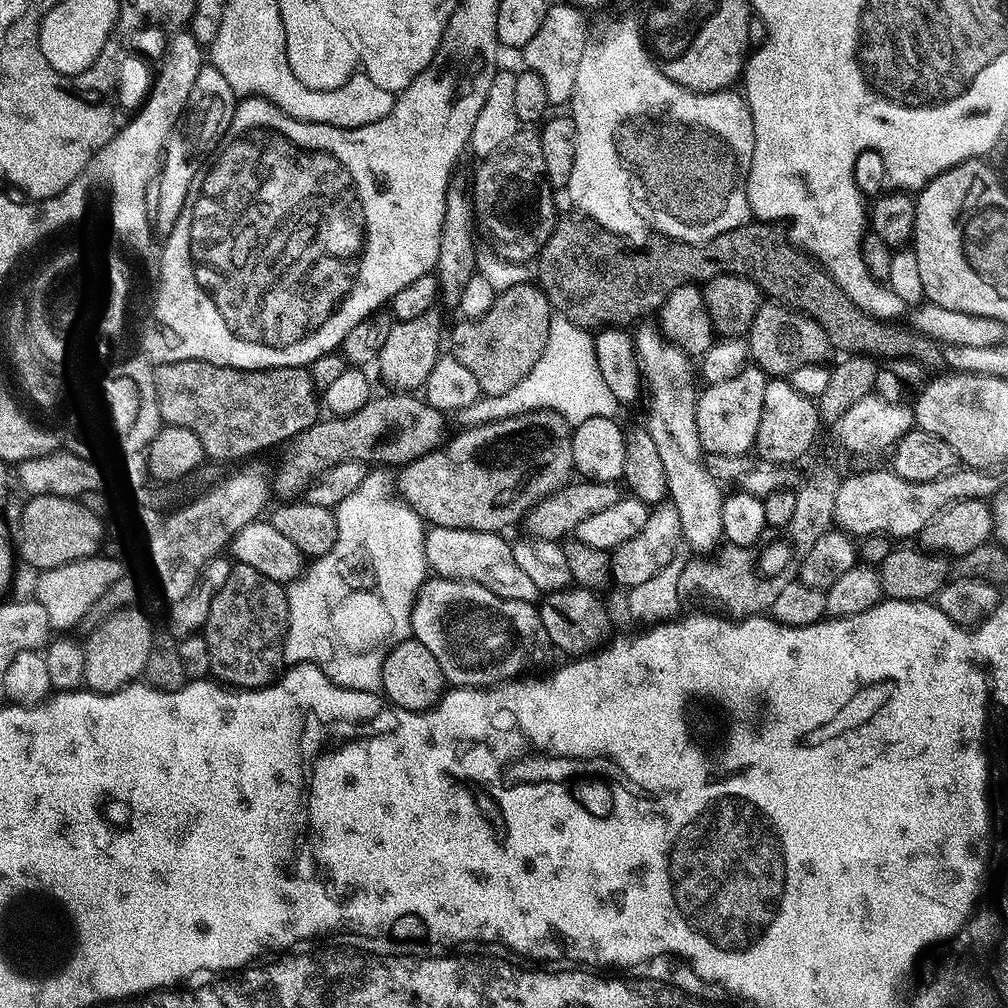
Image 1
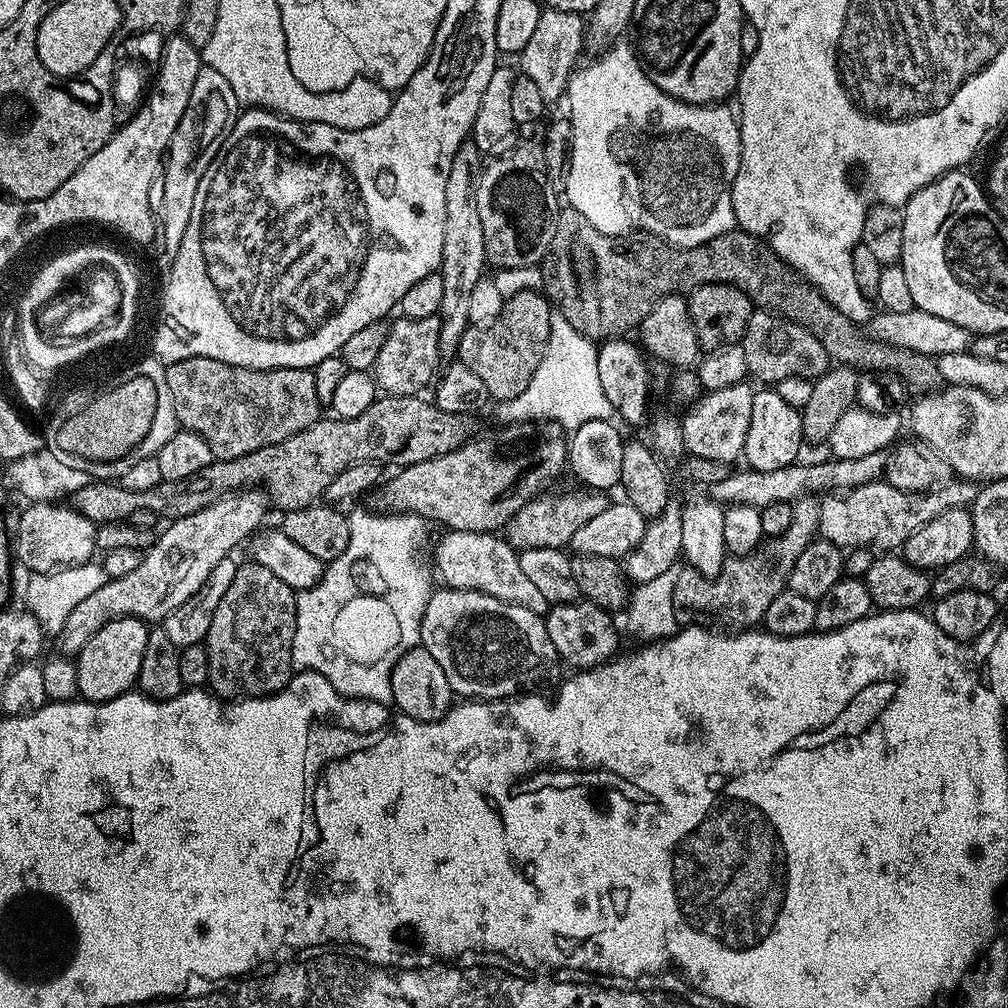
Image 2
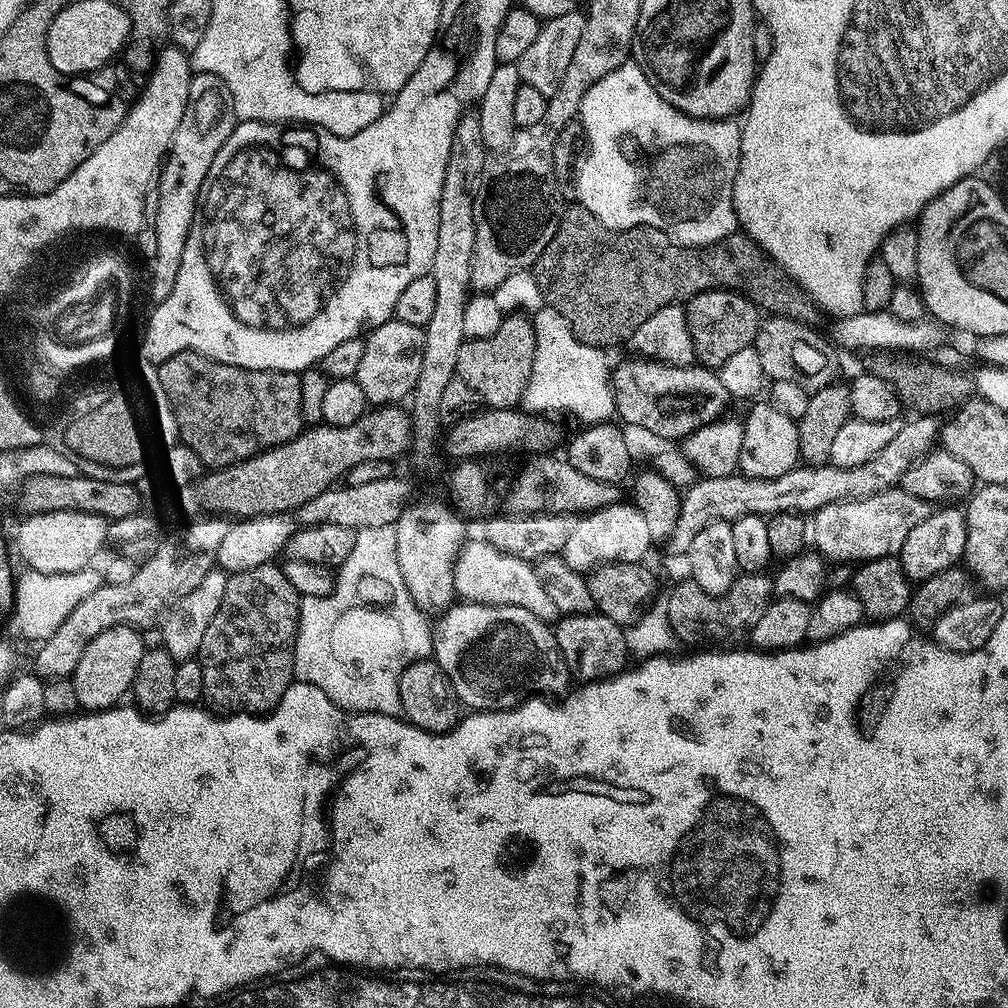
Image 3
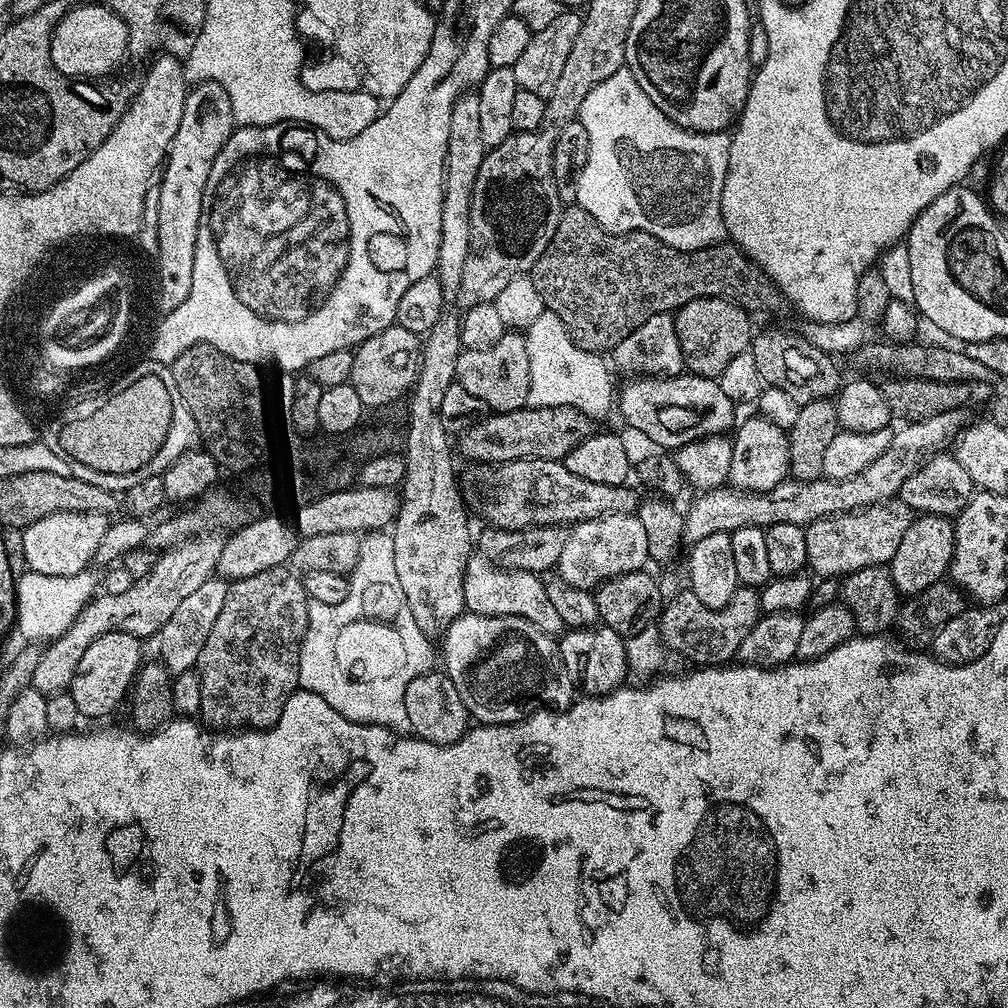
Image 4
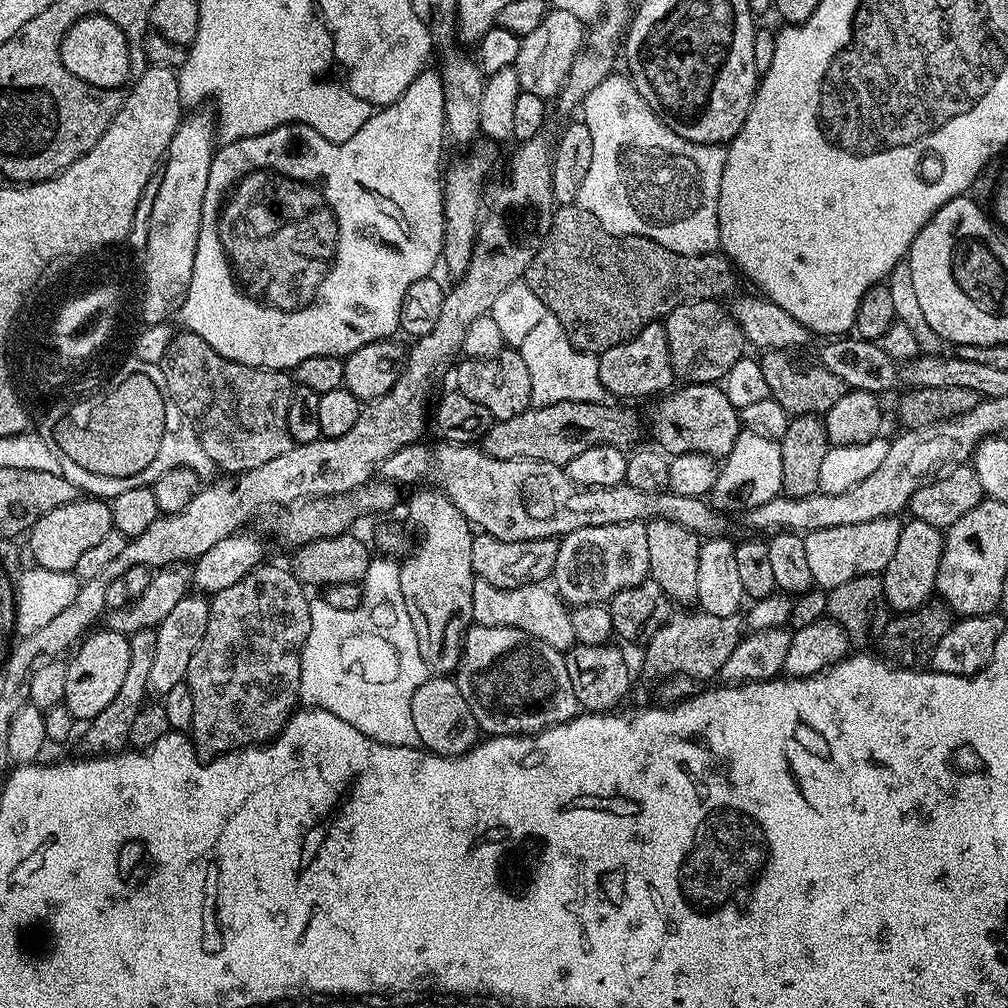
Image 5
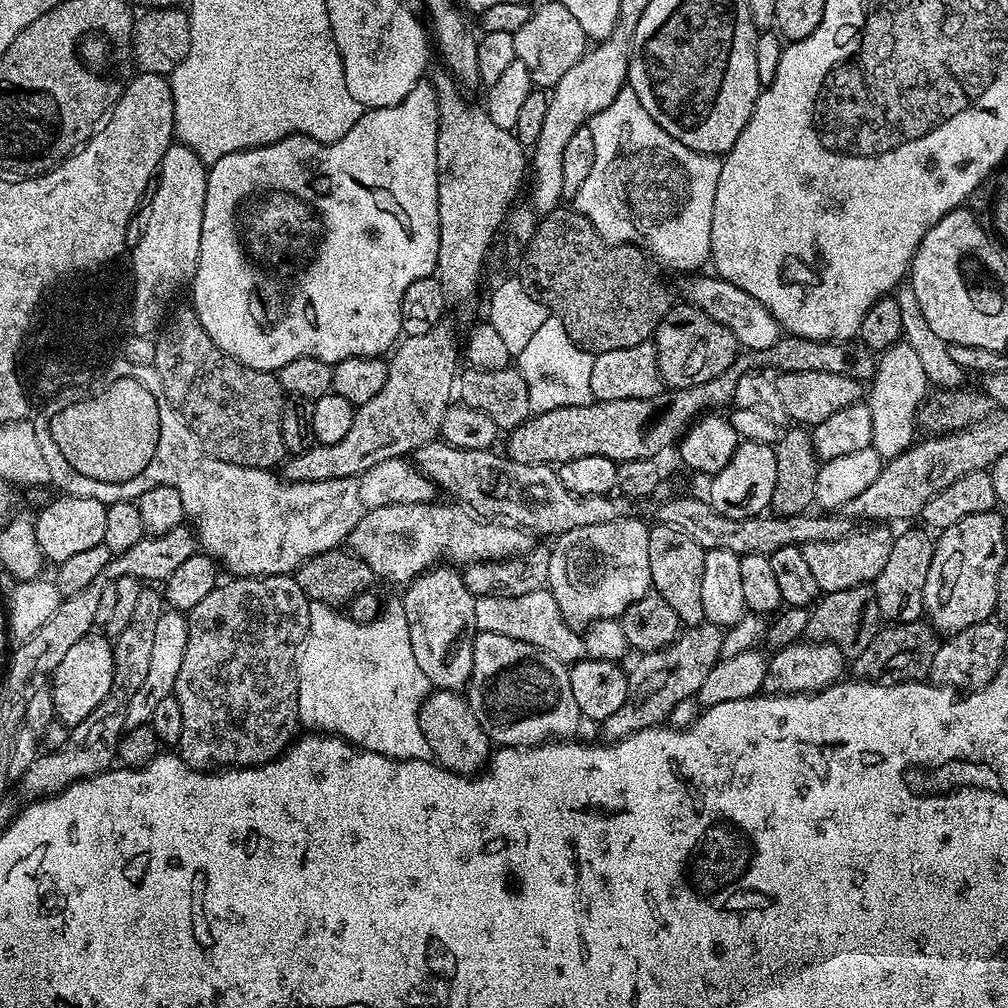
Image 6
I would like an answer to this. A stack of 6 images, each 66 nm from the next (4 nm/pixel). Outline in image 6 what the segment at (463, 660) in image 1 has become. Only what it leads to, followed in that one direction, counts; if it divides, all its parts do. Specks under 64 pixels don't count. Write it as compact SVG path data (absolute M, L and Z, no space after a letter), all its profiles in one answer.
M479 633L473 639L474 666L468 679L466 699L474 710L474 718L482 726L493 745L505 748L531 748L534 744L542 744L553 738L572 738L582 725L582 717L578 710L578 702L574 699L574 690L570 690L568 668L546 650L538 650L538 646L530 646L530 642L518 642L514 638L506 638L506 634Z

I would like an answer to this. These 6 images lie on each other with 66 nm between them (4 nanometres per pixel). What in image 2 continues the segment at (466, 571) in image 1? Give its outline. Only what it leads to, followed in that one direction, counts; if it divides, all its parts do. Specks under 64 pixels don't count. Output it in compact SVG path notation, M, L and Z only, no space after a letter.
M454 532L443 533L445 536L436 544L436 568L445 585L449 588L474 590L482 594L490 594L499 600L505 600L518 606L526 606L526 610L547 613L550 605L542 598L540 591L526 578L522 571L517 549L508 545L507 539L491 532Z

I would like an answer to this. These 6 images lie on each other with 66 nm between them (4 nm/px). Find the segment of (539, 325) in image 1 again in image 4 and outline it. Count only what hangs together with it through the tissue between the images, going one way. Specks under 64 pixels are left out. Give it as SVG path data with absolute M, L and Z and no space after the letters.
M505 330L502 338L494 342L494 346L482 349L464 348L458 358L455 383L462 385L469 394L474 394L486 402L493 413L513 412L528 404L530 382L532 381L532 352L528 348L528 337L520 330Z

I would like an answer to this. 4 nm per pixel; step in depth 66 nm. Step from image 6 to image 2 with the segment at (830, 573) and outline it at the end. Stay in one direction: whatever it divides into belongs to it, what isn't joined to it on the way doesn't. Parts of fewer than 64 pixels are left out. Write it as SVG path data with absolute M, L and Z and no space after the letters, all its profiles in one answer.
M963 478L953 479L935 491L921 493L903 492L887 482L873 482L833 495L828 498L833 500L821 503L819 535L841 550L871 549L874 544L884 548L880 550L900 550L919 528L938 518L938 514L951 508L972 506L976 488L973 481Z

